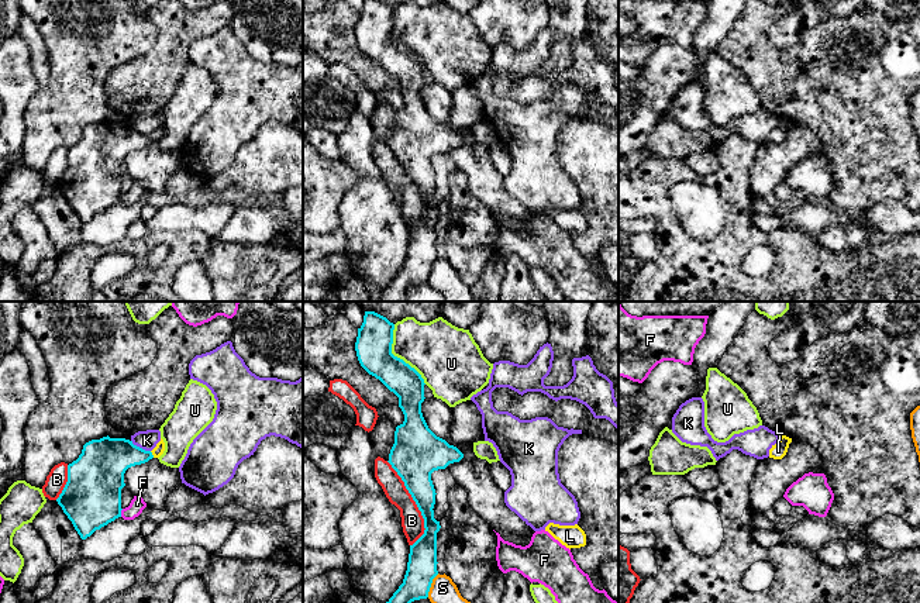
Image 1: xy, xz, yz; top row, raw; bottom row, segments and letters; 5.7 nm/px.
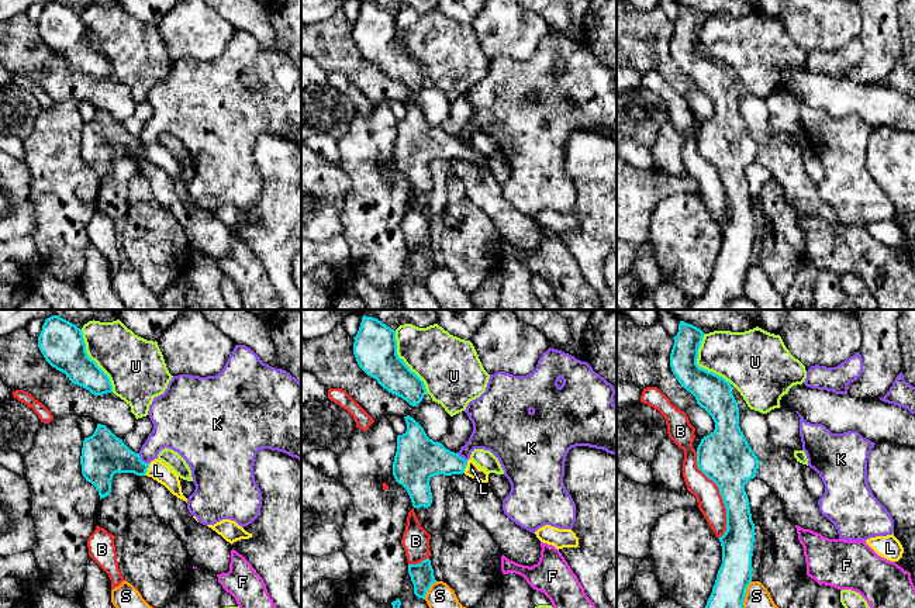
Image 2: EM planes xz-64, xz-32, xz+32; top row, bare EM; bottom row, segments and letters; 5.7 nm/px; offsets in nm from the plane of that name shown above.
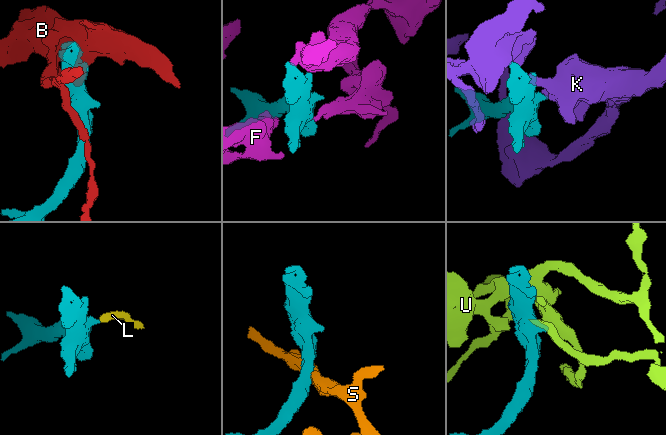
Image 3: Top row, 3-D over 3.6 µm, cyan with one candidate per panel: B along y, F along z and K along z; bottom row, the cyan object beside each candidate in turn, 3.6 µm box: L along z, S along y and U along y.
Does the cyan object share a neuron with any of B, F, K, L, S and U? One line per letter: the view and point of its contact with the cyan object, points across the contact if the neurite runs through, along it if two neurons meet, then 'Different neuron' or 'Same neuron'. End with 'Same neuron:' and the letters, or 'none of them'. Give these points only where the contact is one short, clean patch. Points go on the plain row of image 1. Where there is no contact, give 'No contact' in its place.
B: Touches cyan at xz (416, 188). Different neuron
F: Touches cyan at xy (120, 197). Different neuron
K: Touches cyan at xy (138, 131). Different neuron
L: Touches cyan at xy (151, 138). Path across: xy (107, 143), (114, 140), (151, 138), (159, 133). Same neuron
S: Touches cyan at xz (430, 269). Different neuron
U: Touches cyan at xz (396, 41). Different neuron
Same neuron: L

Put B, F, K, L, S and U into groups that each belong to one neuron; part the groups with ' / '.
B / F / K / L / S / U

